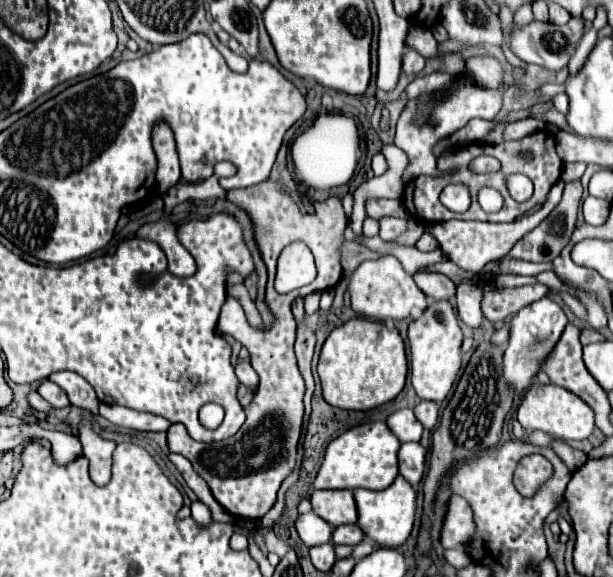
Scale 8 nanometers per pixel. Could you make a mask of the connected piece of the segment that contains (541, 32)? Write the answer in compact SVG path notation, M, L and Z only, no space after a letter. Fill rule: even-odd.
M571 18L567 24L557 26L553 22L531 22L525 28L515 28L513 26L513 36L511 36L511 48L513 52L527 64L537 64L549 70L563 70L569 64L569 58L573 56L581 36L585 32L585 24L583 18Z

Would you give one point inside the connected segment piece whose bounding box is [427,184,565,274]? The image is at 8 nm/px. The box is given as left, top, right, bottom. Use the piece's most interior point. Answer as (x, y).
(470, 245)

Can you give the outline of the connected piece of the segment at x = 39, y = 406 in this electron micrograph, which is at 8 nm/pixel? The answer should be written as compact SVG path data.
M35 390L27 394L27 402L29 402L29 406L31 406L33 410L39 410L39 412L47 412L47 410L51 408L49 402L45 402L45 400L35 392Z

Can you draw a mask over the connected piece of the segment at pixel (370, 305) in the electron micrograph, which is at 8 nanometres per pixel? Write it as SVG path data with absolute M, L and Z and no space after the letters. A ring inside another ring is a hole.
M383 256L377 260L365 260L353 274L349 274L351 308L365 318L385 322L387 318L407 318L417 306L425 310L427 296L417 288L413 276L409 276L395 256Z

